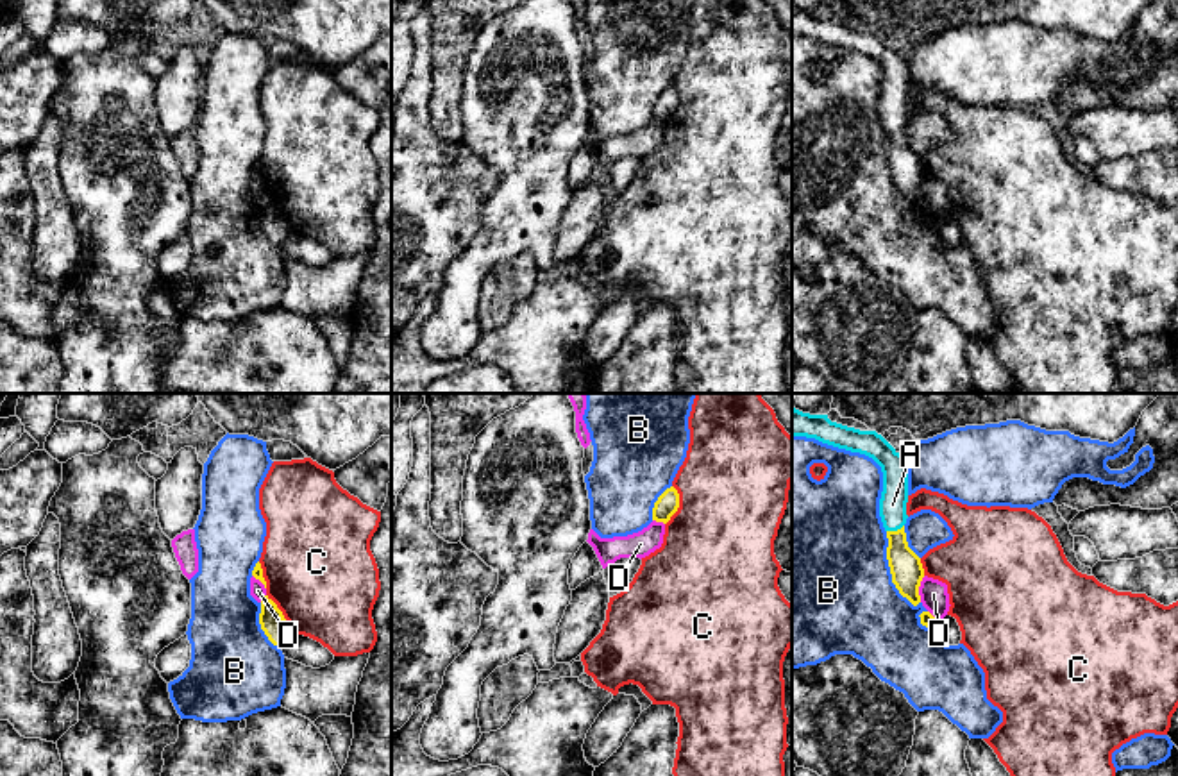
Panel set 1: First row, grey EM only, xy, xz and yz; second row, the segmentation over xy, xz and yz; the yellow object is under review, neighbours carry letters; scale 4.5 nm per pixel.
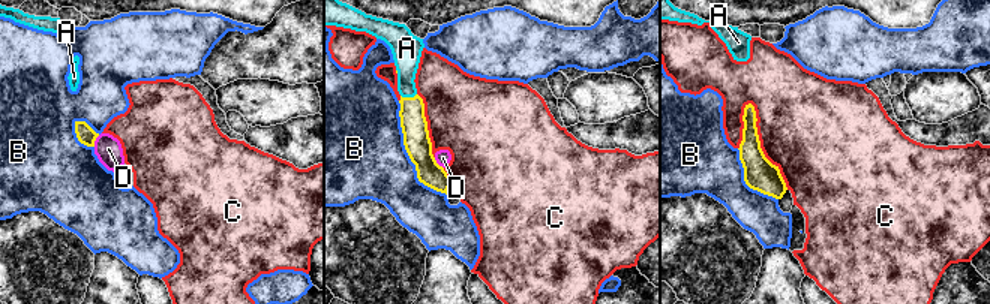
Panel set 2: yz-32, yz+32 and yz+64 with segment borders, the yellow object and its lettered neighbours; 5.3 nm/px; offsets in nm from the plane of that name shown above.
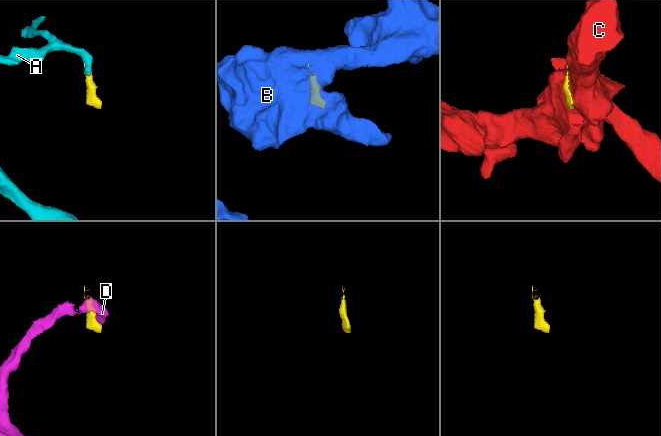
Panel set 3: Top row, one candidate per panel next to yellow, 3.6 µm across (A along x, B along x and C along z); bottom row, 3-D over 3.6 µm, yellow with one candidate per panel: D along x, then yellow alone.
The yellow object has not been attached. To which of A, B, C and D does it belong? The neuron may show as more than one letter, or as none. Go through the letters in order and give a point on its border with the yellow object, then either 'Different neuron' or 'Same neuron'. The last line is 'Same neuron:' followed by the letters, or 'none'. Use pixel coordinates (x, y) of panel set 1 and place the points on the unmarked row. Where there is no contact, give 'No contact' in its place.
A: Touches yellow at yz (894, 131). Same neuron
B: Touches yellow at yz (891, 170). Different neuron
C: Touches yellow at xy (281, 213). Different neuron
D: Touches yellow at yz (917, 188). Different neuron
Same neuron: A

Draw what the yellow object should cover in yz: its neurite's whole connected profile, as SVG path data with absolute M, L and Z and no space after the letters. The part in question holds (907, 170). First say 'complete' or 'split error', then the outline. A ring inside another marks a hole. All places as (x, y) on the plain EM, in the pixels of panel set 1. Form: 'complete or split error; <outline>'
split error; M792 7L792 36L815 38L822 43L860 52L872 57L883 72L879 116L887 131L887 159L892 182L913 206L921 202L919 186L924 177L921 157L908 147L905 123L908 102L908 66L899 54L876 30L860 30L837 21L828 14L810 14Z

